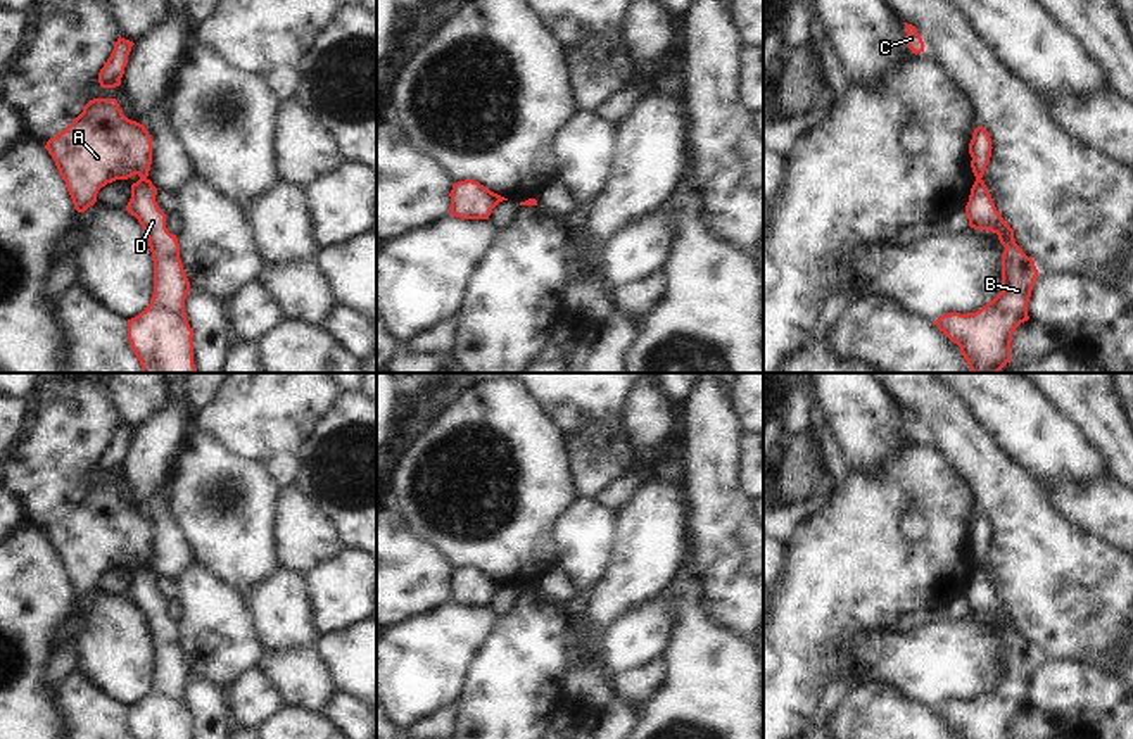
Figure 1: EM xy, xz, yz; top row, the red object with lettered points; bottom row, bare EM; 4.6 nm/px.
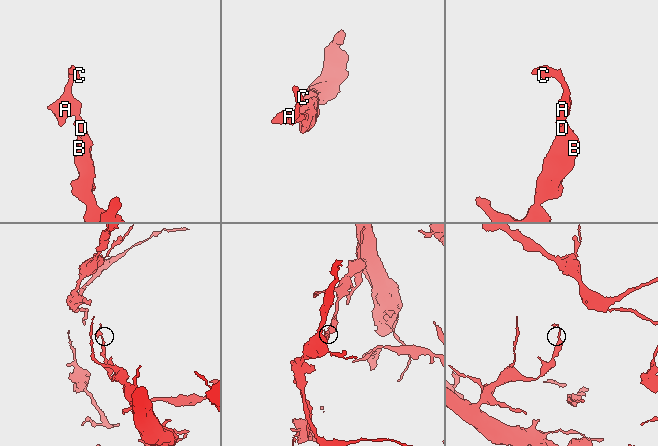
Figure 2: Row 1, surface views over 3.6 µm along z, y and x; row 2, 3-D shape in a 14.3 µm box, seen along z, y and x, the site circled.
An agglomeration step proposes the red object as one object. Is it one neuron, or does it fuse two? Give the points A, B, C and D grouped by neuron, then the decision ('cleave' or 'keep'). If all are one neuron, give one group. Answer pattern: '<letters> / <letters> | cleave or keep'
A C / B D | cleave

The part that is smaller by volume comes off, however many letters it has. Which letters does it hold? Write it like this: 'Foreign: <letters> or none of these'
Foreign: A, C

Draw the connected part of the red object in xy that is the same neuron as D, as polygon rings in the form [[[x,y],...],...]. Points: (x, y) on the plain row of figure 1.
[[[138,566],[131,572],[126,592],[145,616],[154,647],[154,680],[150,691],[128,706],[128,727],[133,739],[193,739],[193,717],[185,699],[190,668],[180,646],[180,630],[168,618],[155,582],[150,566]]]

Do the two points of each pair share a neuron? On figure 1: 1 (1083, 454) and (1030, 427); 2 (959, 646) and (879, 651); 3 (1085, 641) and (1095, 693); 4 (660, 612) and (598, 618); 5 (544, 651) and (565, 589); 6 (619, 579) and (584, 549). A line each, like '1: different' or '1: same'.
1: same
2: same
3: different
4: different
5: different
6: different

